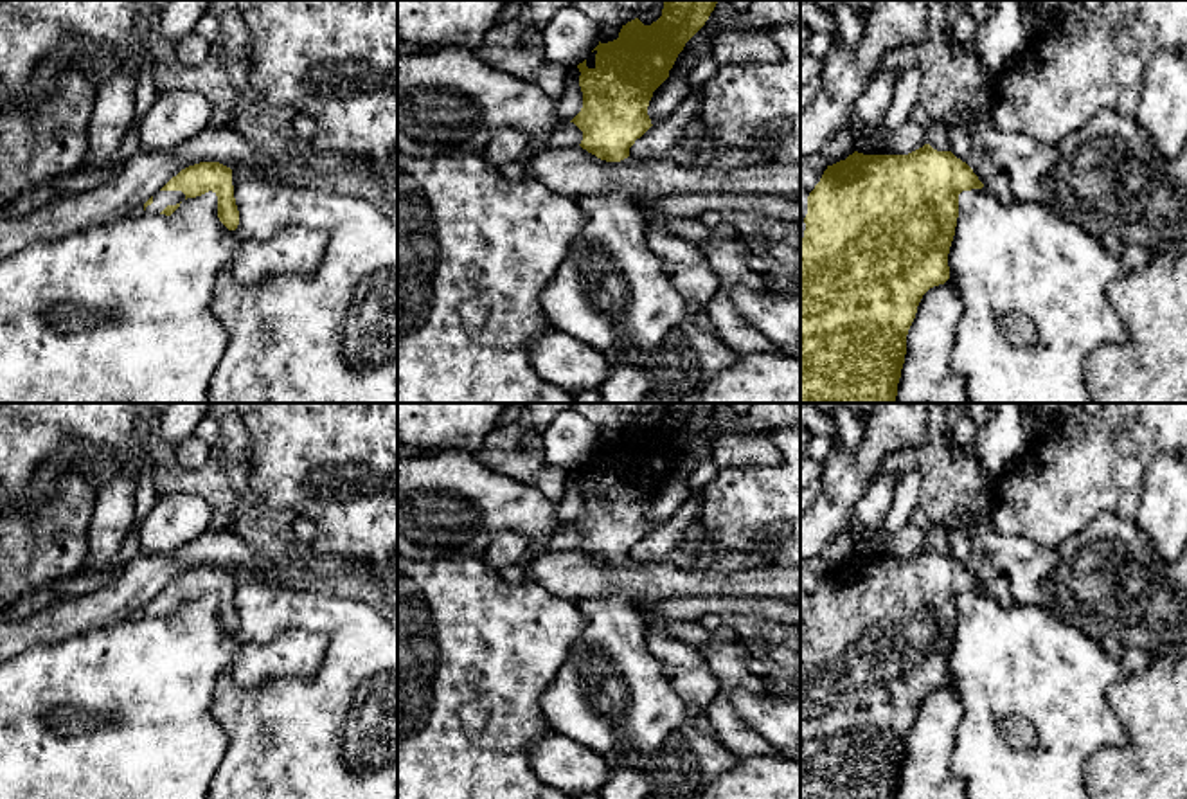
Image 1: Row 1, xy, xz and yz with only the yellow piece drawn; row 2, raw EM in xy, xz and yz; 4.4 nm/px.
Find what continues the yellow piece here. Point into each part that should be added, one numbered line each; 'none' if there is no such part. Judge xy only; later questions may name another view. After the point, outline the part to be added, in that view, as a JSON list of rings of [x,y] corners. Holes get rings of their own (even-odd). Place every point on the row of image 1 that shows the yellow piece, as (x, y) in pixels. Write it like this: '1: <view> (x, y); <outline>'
1: xy (162, 198); [[[158,191],[153,203],[146,207],[146,214],[160,214],[167,205],[176,205],[185,200],[182,191]]]

